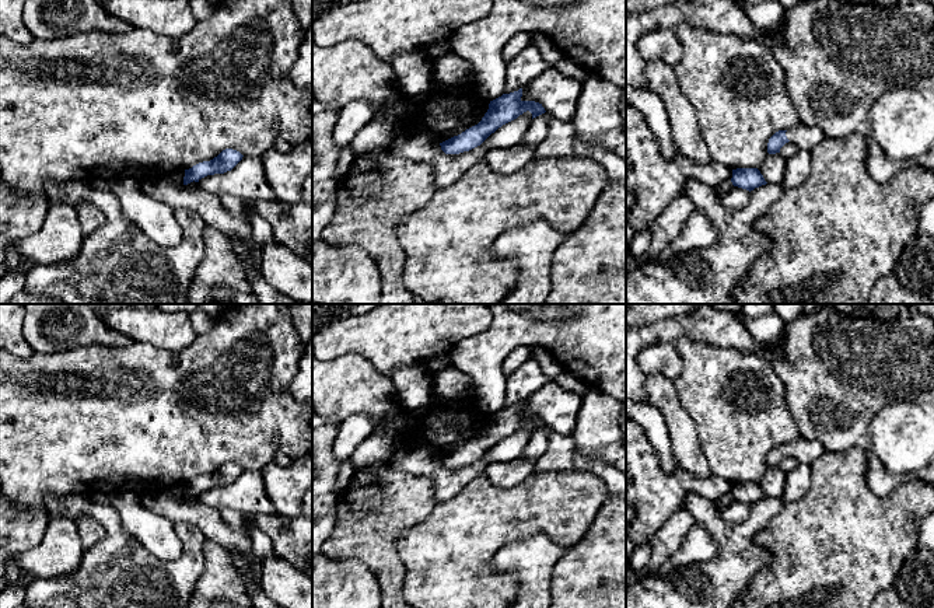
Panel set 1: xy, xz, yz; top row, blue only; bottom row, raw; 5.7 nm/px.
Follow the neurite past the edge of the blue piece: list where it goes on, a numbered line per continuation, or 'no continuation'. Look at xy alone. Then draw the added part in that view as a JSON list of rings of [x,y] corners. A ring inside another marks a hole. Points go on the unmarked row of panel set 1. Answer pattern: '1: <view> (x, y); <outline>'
no continuation

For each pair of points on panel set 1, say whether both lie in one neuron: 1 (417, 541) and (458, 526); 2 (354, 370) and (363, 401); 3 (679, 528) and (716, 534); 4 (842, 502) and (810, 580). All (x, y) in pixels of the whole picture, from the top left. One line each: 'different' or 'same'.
1: same
2: same
3: different
4: same

